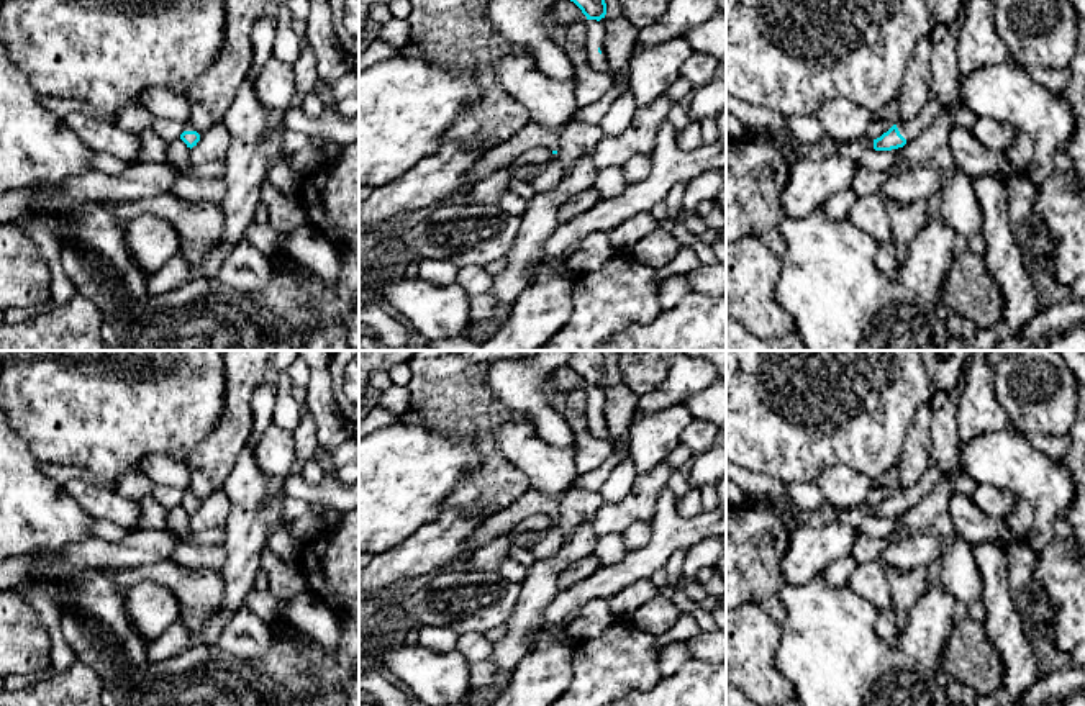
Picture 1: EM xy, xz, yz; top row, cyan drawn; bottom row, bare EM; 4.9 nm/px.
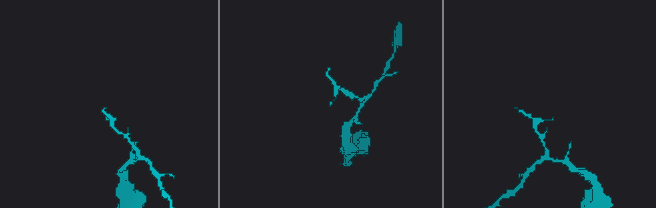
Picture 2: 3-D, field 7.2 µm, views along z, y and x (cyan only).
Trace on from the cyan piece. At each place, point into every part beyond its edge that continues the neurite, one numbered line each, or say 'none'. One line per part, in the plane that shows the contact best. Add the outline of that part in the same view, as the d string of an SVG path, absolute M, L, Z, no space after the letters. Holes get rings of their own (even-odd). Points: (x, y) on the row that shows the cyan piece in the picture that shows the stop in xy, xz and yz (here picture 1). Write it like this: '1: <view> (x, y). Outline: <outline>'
1: yz (944, 63). Outline: M964 16L957 20L947 34L933 44L931 70L933 70L933 100L923 108L918 118L908 123L898 123L900 134L910 141L916 138L933 120L936 120L946 106L959 103L959 57L957 44Z

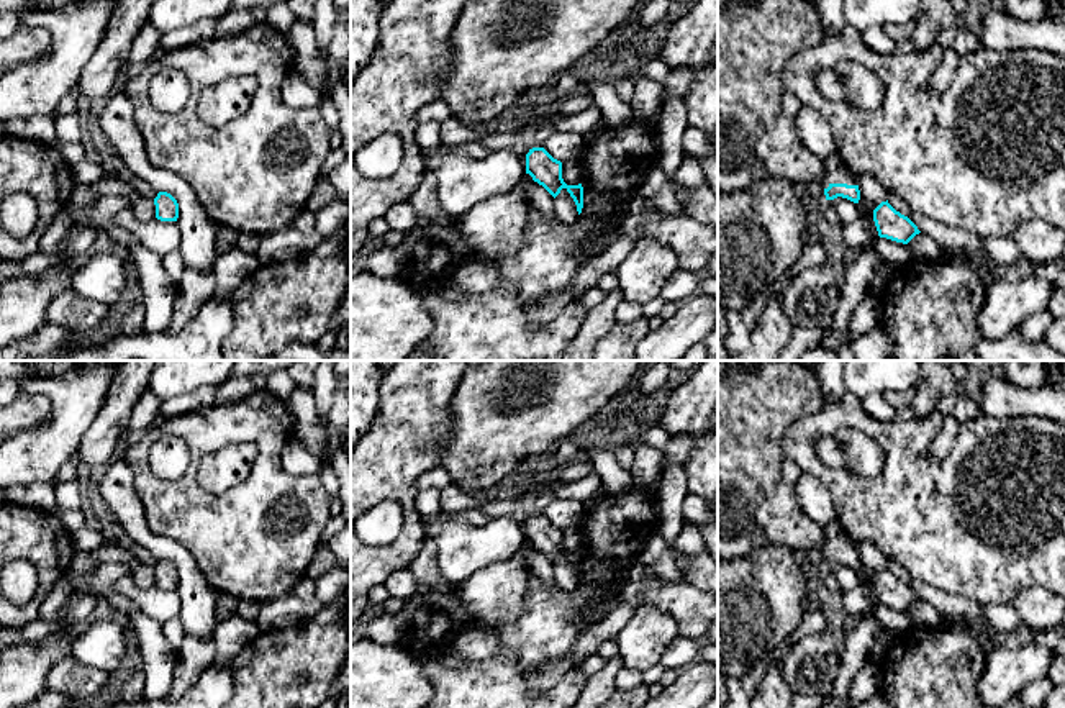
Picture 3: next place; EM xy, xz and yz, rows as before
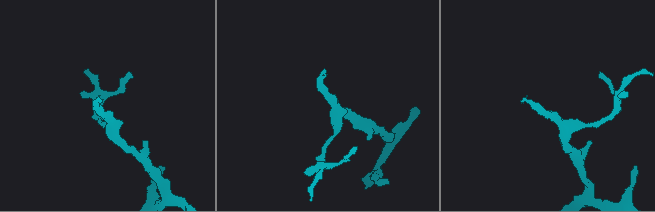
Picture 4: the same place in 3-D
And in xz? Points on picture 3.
none

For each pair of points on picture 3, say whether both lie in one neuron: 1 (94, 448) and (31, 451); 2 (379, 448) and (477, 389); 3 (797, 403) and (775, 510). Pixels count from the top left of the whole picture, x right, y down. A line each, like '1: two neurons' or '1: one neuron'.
1: two neurons
2: two neurons
3: one neuron

